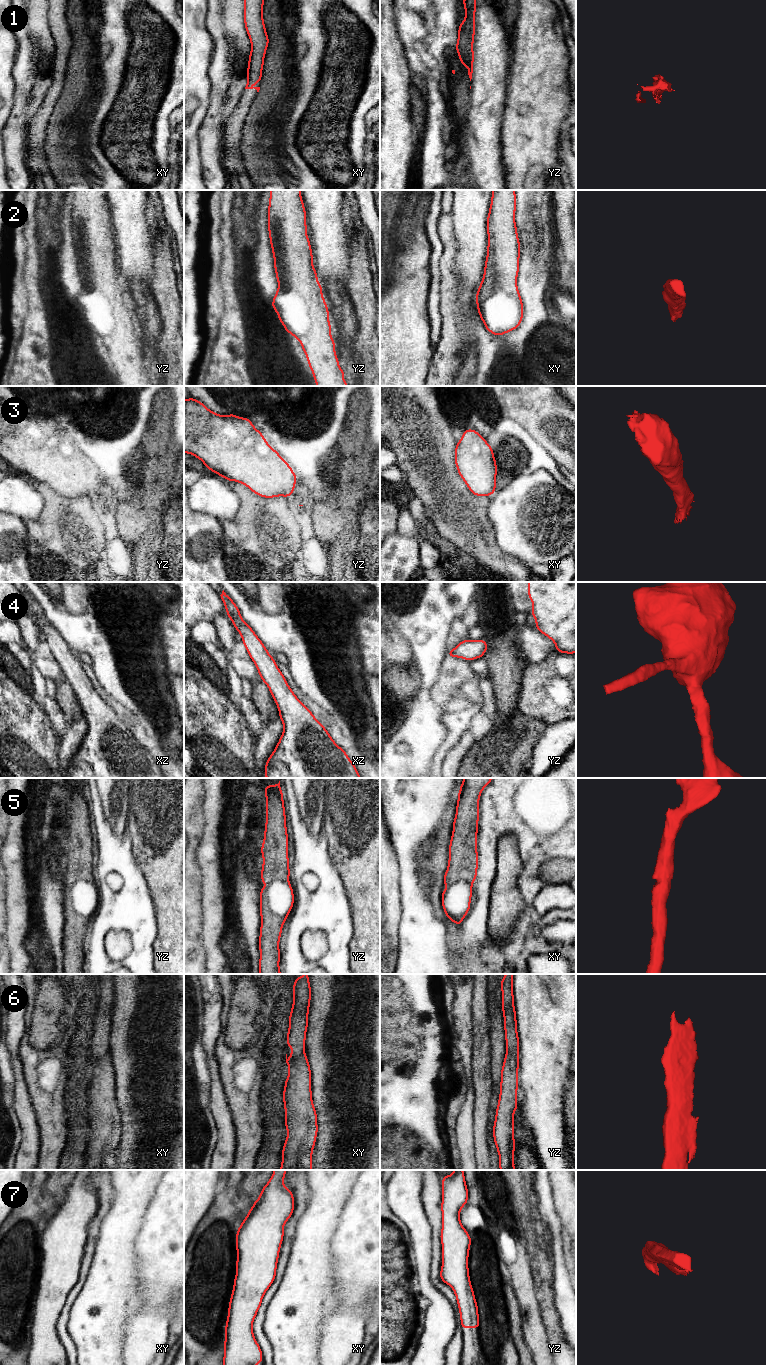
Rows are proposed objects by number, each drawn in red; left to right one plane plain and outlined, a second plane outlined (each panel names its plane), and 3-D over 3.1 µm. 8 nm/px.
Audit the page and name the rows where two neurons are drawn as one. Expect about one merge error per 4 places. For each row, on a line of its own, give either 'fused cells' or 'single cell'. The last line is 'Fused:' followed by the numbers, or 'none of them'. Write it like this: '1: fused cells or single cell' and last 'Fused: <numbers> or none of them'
1: single cell
2: single cell
3: single cell
4: single cell
5: single cell
6: single cell
7: single cell
Fused: none of them

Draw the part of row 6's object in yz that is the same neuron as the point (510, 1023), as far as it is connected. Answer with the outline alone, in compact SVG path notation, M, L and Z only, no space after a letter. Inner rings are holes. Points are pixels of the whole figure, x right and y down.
M506 974L500 982L506 1055L501 1069L499 1101L493 1125L500 1170L515 1170L514 1112L518 1106L519 1036L512 982L513 974Z

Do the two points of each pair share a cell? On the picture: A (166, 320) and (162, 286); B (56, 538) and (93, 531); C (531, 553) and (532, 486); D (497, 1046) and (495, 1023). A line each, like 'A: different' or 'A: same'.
A: same
B: same
C: same
D: same

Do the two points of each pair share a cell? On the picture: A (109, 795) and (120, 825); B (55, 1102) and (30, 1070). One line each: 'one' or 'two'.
A: one
B: one

